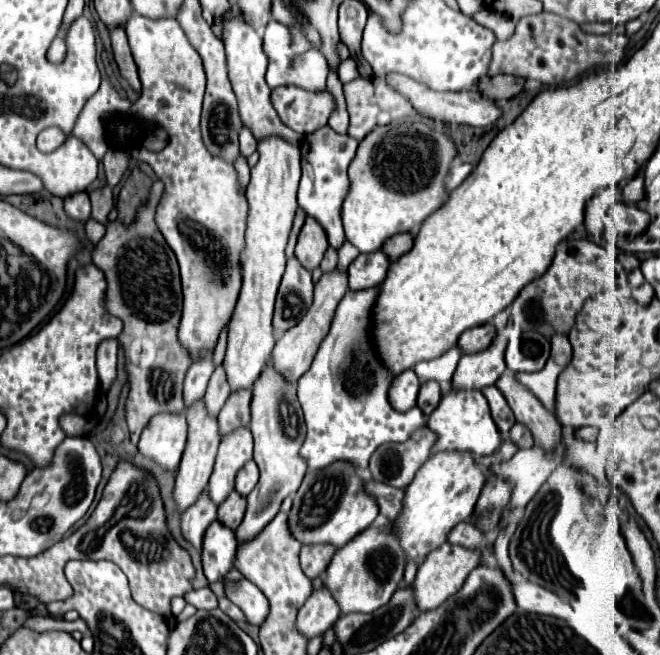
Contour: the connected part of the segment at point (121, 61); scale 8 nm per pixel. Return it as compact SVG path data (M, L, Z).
M116 27L110 31L110 39L112 39L112 51L114 51L114 59L116 65L120 69L120 75L130 83L130 87L140 93L140 79L138 79L138 71L136 71L136 63L132 59L130 47L128 47L128 39L124 29Z

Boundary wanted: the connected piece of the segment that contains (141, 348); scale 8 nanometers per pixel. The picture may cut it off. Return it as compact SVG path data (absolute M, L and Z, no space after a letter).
M162 183L150 187L148 201L136 211L132 225L120 221L108 221L112 209L112 195L108 187L100 187L88 193L92 203L92 219L106 227L106 235L96 245L92 261L104 271L108 281L106 307L112 315L122 319L124 329L118 337L126 355L126 375L130 383L126 399L126 421L130 427L132 443L138 443L146 423L160 411L182 413L182 383L186 369L192 365L192 357L184 353L178 339L178 325L182 317L182 289L178 263L154 223L154 211L162 197Z

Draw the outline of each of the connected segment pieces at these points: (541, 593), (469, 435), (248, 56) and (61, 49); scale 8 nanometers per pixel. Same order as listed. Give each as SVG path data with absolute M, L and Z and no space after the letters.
M530 581L514 583L514 597L516 605L528 613L550 615L558 619L566 619L566 615L570 613L570 605L564 603L556 593Z
M444 393L440 405L428 417L428 425L434 433L438 433L438 441L432 447L432 453L458 449L458 451L470 451L478 457L486 457L492 455L502 441L496 423L490 417L488 401L482 393Z
M232 5L232 19L226 21L226 25L224 25L224 47L226 47L226 57L228 57L228 77L230 77L232 89L238 99L240 117L242 117L244 125L250 129L250 133L254 135L254 139L260 141L260 137L268 137L268 133L282 133L280 137L284 137L286 141L292 141L292 145L300 145L302 135L298 135L292 129L288 129L286 125L282 125L278 113L272 109L270 87L266 85L266 79L264 79L268 59L262 51L262 35L258 31L254 31L240 17L240 11L236 5Z
M60 31L56 35L56 39L52 41L50 49L48 49L48 59L54 61L54 63L64 61L64 57L66 57L66 39L64 39L64 35L66 35L66 31Z

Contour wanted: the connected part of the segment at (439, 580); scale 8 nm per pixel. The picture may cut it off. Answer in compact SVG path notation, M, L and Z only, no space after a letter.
M444 543L440 549L434 549L418 567L418 575L414 579L414 593L416 593L416 607L418 611L436 609L440 603L444 603L450 595L454 595L460 585L466 581L468 573L480 565L480 553L468 553L468 549L460 549L460 545Z

